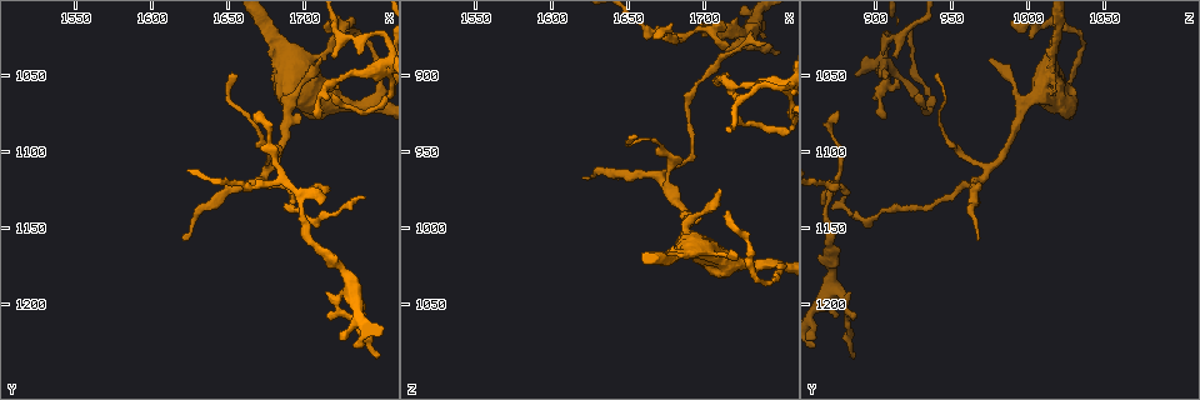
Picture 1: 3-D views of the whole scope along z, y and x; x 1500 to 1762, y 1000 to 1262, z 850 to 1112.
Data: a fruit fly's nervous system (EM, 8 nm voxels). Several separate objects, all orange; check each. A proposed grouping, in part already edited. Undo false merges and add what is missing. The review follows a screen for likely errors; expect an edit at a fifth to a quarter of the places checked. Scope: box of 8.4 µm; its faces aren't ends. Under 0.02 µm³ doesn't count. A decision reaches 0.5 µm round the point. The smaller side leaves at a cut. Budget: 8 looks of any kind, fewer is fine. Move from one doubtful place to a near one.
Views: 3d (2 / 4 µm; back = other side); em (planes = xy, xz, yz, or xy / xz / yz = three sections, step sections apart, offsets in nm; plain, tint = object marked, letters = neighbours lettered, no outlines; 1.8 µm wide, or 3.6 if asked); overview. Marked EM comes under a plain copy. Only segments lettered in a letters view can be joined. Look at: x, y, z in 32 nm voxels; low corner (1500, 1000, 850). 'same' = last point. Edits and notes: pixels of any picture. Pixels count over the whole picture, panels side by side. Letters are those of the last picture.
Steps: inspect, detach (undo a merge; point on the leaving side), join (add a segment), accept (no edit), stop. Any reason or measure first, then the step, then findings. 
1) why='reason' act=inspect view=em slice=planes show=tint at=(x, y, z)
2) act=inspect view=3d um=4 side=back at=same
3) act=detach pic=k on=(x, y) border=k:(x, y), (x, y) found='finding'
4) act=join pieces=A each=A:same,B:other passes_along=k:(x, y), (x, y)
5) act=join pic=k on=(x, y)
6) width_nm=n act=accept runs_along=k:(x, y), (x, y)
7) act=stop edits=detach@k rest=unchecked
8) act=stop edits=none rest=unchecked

why='sharp bend' act=inspect view=em slice=planes show=letters at=(1670, 1120, 964)

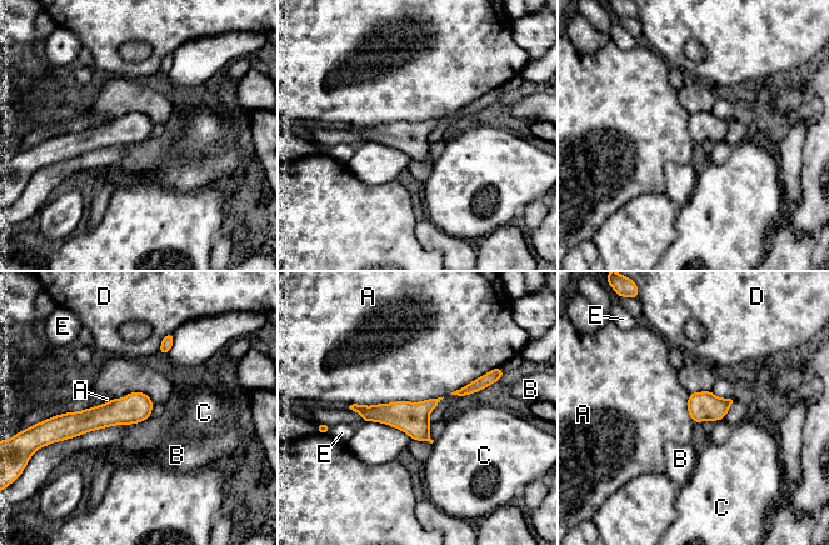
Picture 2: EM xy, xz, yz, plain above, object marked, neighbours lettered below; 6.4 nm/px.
width_nm=180 act=accept each=A:other,B:other,C:other,D:other,E:other border=2:(443, 395), (419, 401), (346, 405) found='all the same cell'

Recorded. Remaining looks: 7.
act=inspect view=3d um=4 at=(1686, 1036, 1016)

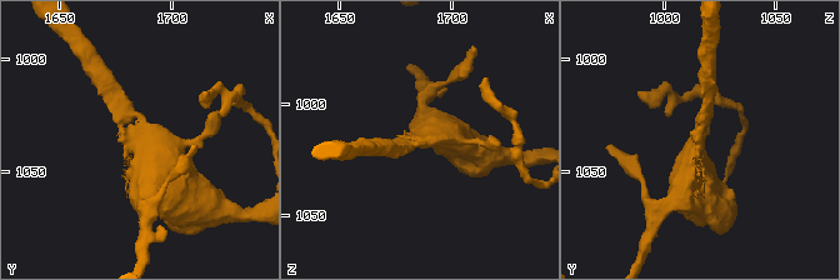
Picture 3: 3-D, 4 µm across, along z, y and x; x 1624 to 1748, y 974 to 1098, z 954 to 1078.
arm_widths_nm=200,550 why='now the EM' act=inspect view=em slice=planes show=tint at=(1684, 1036, 1016)

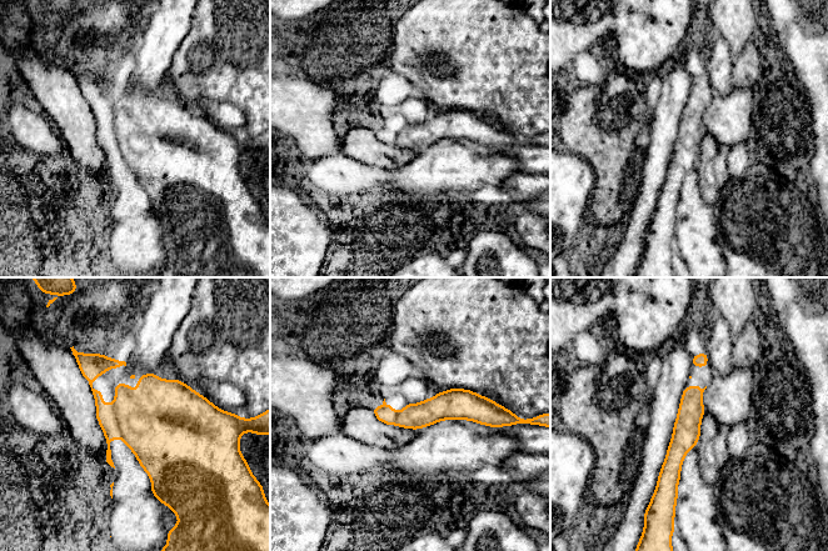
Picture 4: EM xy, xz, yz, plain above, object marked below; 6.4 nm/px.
why='what lies round it' act=inspect view=em slice=planes show=letters at=same

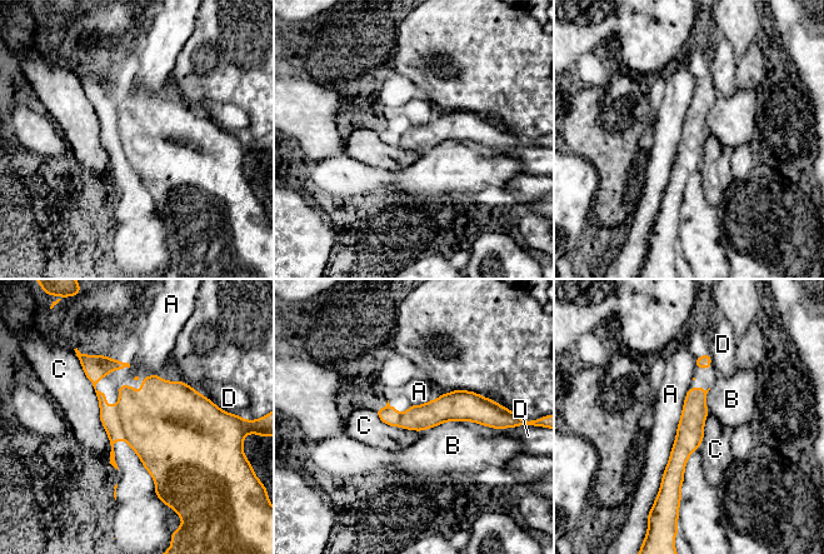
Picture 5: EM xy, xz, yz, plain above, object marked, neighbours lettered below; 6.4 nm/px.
width_nm=160 act=accept each=A:other,B:other,C:other,D:other border=5:(75, 355), (94, 389), (110, 457) found='all the same cell'

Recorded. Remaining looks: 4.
why='thin neck' act=inspect view=em slice=yz step=16 show=tint at=(1720, 1054, 910)

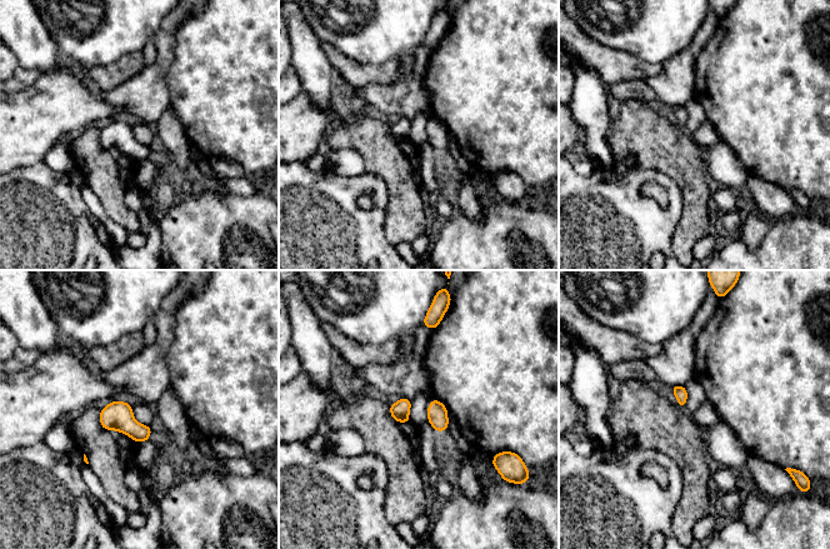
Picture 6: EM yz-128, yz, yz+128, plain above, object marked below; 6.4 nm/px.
why='another direction' act=inspect view=em slice=planes show=tint at=same

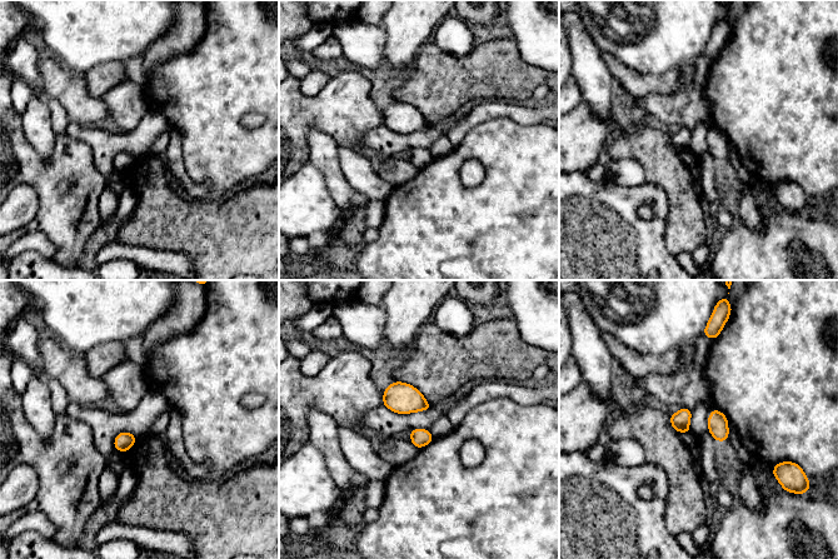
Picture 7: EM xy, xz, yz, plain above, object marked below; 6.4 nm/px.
act=inspect view=em slice=planes show=letters at=same

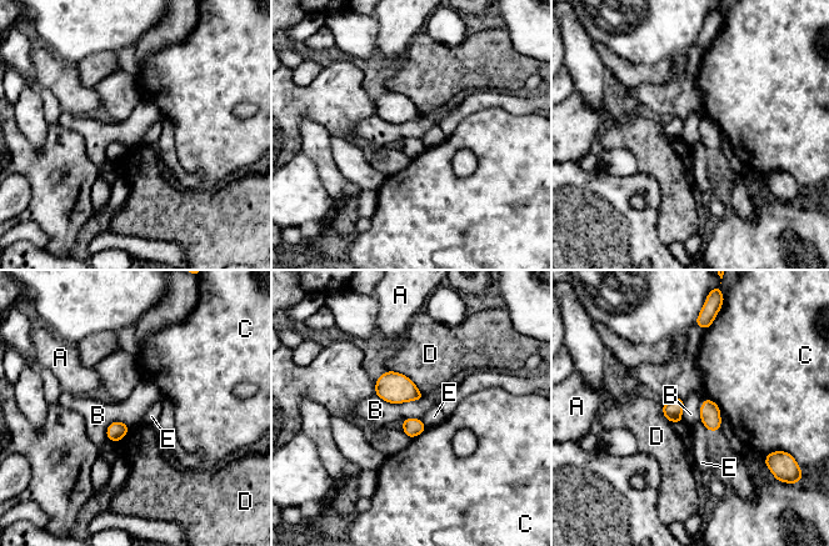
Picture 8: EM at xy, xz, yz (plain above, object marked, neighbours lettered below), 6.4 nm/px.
act=accept each=A:other,B:other,C:other,D:other,E:other found='all the same cell'

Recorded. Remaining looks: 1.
act=stop edits=none rest=unchecked

